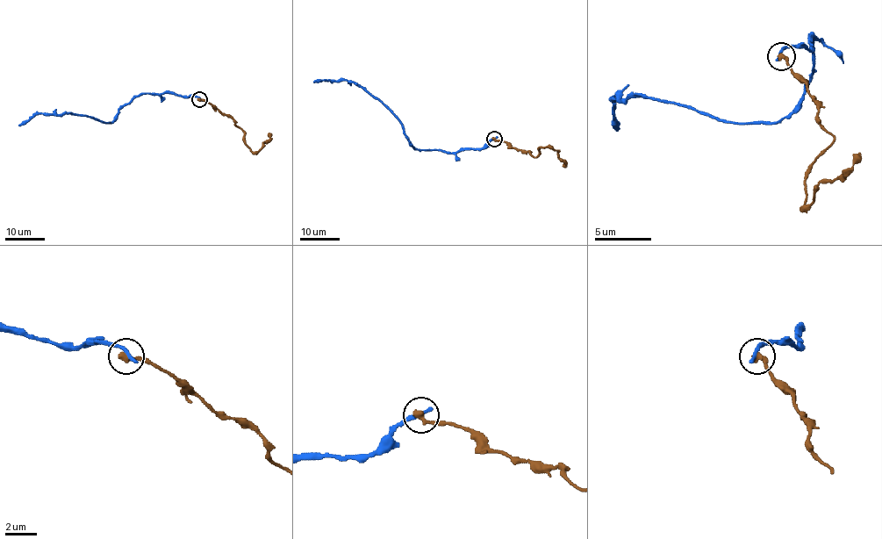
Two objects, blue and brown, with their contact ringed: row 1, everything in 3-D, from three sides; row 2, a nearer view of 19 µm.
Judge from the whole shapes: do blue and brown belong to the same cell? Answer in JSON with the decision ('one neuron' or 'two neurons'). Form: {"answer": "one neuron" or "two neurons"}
{"answer": "two neurons"}

